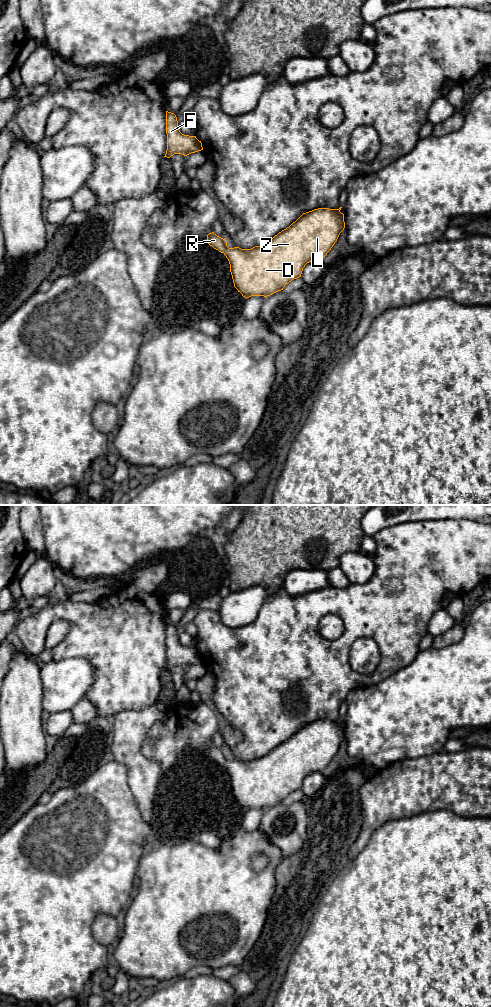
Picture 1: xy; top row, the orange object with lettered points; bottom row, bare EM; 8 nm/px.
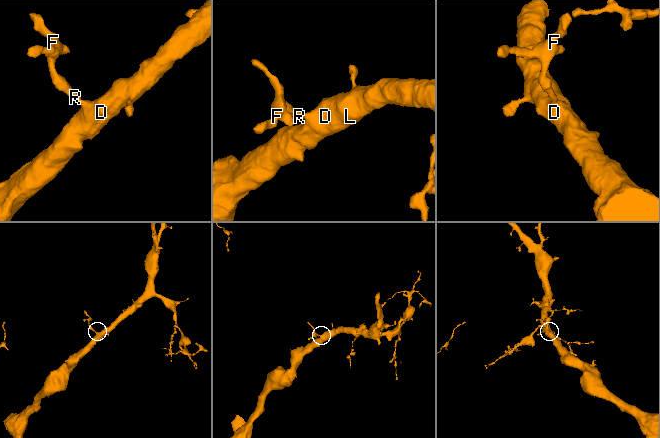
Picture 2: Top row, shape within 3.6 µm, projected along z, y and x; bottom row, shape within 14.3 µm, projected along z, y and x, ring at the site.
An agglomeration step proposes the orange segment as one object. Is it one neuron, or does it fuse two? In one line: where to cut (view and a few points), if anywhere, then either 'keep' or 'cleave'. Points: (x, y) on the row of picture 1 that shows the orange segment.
cut none; keep

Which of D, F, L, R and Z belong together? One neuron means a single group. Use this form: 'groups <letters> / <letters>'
groups D F L R Z

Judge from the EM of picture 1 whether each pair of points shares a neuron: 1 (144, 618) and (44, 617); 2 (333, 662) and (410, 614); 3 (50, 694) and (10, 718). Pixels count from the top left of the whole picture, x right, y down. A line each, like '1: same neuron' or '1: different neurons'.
1: same neuron
2: same neuron
3: different neurons

